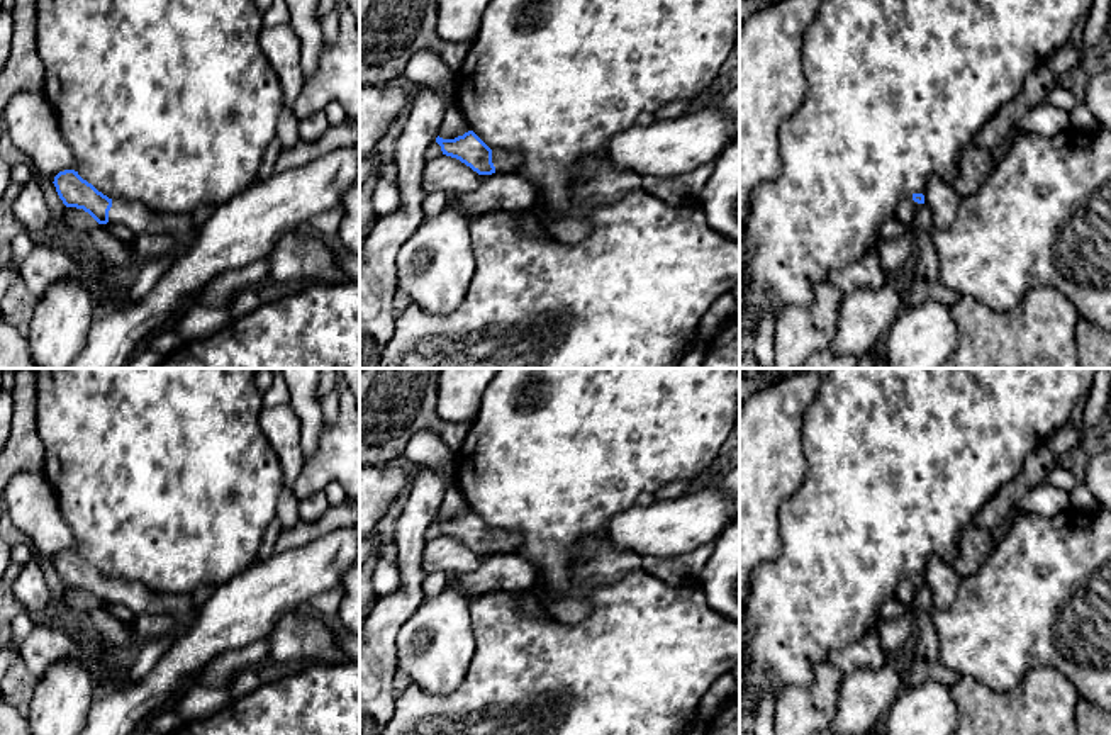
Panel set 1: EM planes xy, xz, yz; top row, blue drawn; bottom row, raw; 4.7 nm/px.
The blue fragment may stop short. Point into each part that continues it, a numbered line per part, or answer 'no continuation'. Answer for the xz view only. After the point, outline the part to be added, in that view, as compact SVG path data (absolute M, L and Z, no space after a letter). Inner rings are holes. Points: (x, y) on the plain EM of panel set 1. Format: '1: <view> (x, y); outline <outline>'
1: xz (506, 542); outline M492 530L492 543L495 553L512 553L522 545L522 538L516 531Z

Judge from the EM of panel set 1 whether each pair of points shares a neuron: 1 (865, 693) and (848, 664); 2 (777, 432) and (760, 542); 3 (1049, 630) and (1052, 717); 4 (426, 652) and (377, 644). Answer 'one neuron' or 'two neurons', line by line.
1: two neurons
2: one neuron
3: two neurons
4: two neurons

